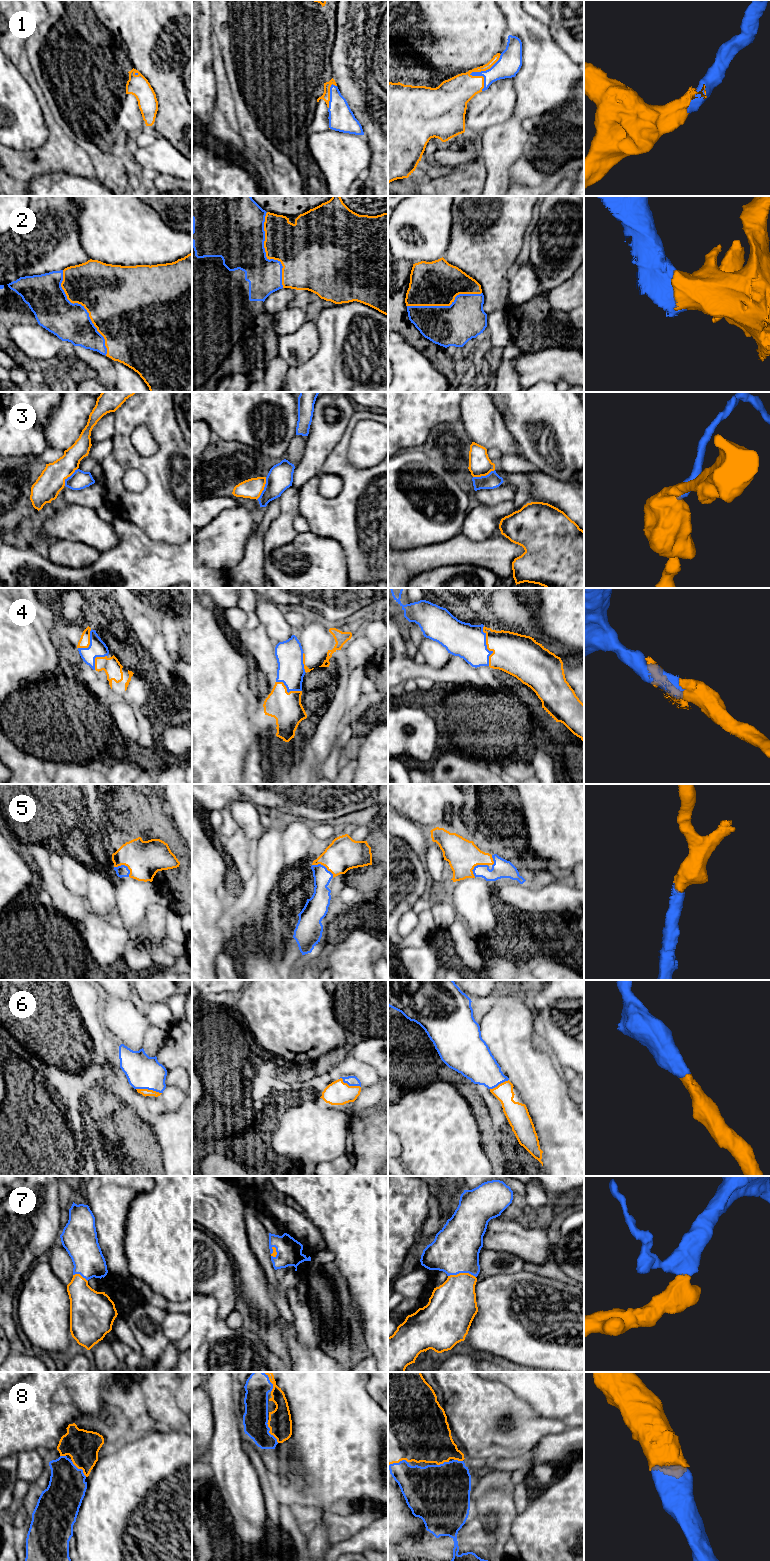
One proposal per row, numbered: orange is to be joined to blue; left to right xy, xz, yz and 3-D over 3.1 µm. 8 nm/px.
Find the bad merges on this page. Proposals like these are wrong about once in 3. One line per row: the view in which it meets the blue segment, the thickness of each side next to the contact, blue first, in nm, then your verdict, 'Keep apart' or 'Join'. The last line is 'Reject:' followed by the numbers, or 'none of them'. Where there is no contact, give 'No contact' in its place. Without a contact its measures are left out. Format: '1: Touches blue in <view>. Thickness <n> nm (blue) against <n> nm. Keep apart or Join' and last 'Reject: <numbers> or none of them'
1: Touches blue in yz. Thickness 160 nm (blue) against 260 nm. Join
2: Touches blue in xy. Thickness 300 nm (blue) against 480 nm. Join
3: Touches blue in xz. Thickness 200 nm (blue) against 160 nm. Keep apart
4: Touches blue in yz. Thickness 280 nm (blue) against 320 nm. Join
5: Touches blue in xz. Thickness 150 nm (blue) against 260 nm. Join
6: Touches blue in xy. Thickness 280 nm (blue) against 60 nm. Join
7: Touches blue in yz. Thickness 380 nm (blue) against 360 nm. Join
8: Touches blue in xz. Thickness 200 nm (blue) against 190 nm. Join
Reject: 3

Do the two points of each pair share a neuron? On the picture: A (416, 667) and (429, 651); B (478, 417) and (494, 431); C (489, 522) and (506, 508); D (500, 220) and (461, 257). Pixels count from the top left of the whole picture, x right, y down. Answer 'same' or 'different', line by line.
A: different
B: same
C: same
D: same

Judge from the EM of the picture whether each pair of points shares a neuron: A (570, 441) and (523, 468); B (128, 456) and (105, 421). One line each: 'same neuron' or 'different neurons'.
A: different neurons
B: different neurons

